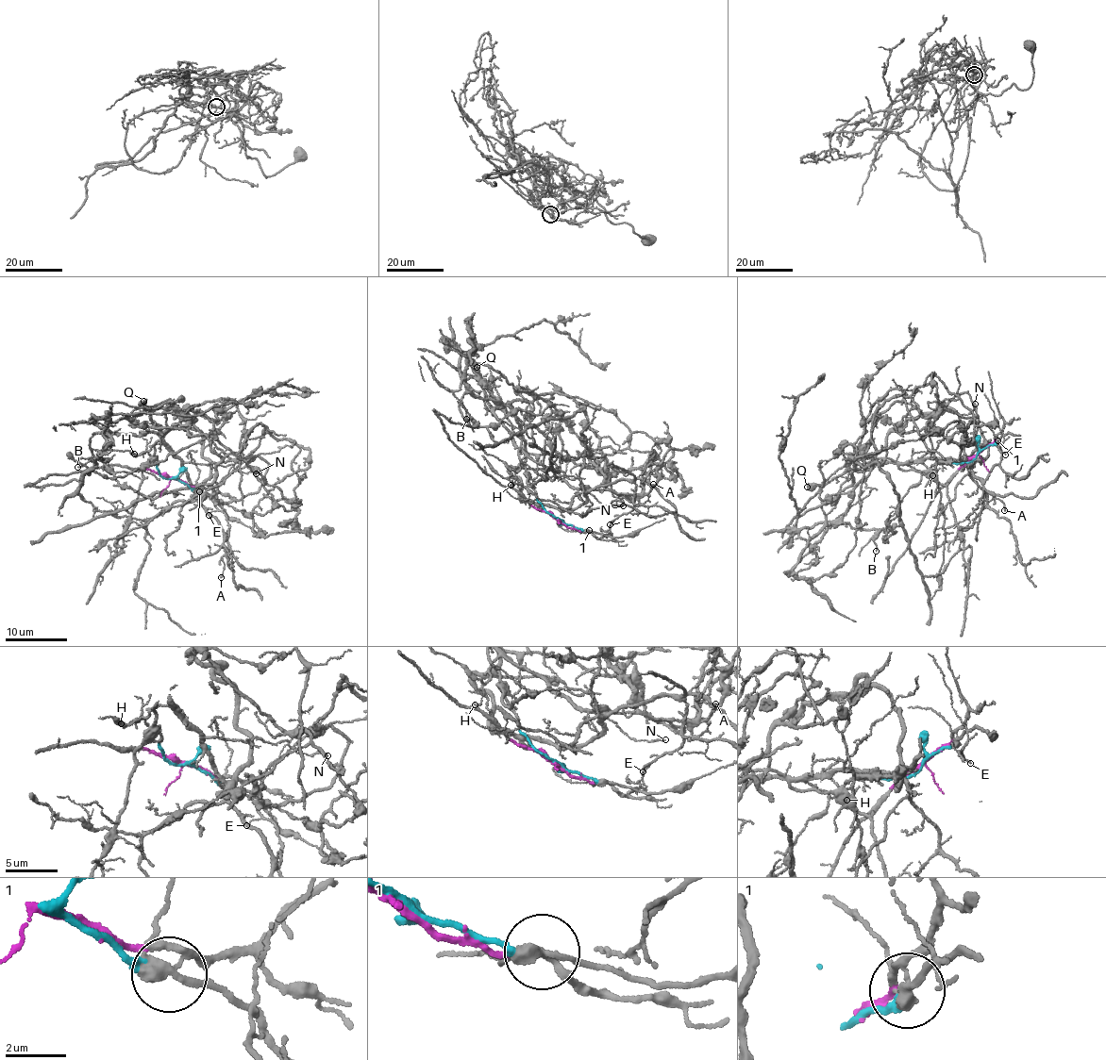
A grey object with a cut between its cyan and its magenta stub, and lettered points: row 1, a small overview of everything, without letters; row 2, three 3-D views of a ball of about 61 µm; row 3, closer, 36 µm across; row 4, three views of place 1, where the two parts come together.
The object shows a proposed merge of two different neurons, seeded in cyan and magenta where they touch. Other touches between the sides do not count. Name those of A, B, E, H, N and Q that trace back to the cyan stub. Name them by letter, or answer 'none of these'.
A, B, E, H, N, Q

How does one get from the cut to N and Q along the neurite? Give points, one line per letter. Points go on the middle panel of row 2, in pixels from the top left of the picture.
N: (557, 519), (536, 499), (526, 465), (519, 463), (526, 456), (578, 477), (579, 486), (598, 502), (623, 505)
Q: (557, 519), (536, 499), (536, 490), (518, 456), (520, 448), (489, 405), (477, 367)

